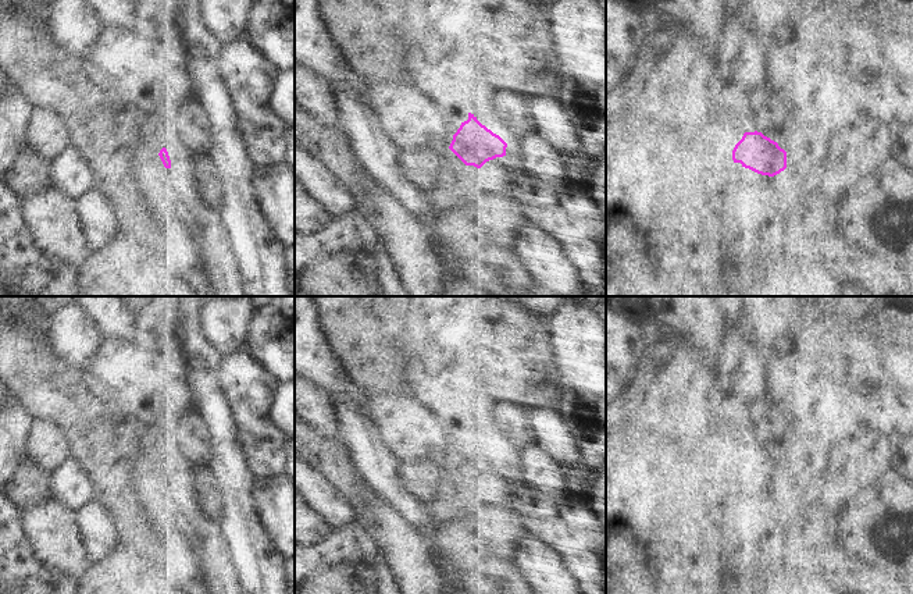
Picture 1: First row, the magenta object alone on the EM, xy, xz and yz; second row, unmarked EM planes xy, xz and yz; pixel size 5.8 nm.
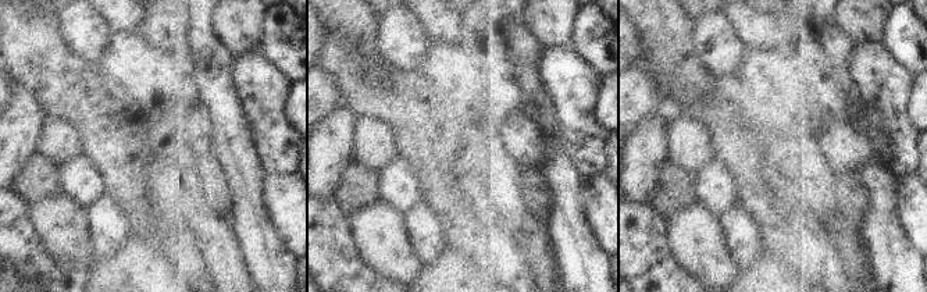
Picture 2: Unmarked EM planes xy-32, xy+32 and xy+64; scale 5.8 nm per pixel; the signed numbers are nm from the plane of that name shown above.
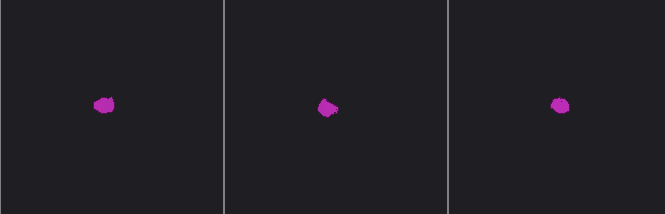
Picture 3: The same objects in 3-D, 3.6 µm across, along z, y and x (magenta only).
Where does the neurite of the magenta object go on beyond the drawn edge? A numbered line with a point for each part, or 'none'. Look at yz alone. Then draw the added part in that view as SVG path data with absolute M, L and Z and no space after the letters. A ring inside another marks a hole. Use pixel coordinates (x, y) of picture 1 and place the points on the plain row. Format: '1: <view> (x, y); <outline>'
1: yz (716, 452); M710 438L702 448L702 452L706 465L717 465L723 476L732 474L732 462L735 456L723 441Z

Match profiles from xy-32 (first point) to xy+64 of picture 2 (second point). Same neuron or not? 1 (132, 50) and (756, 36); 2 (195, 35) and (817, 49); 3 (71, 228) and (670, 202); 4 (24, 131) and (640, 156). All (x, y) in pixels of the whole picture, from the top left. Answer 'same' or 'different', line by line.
1: different
2: different
3: different
4: same

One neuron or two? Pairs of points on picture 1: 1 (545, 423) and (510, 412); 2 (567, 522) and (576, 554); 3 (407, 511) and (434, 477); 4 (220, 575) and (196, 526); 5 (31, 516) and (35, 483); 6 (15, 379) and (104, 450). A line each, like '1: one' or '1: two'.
1: two
2: one
3: two
4: one
5: two
6: one

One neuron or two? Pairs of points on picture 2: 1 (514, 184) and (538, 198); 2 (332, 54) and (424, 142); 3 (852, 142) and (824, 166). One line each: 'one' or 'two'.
1: one
2: one
3: one

